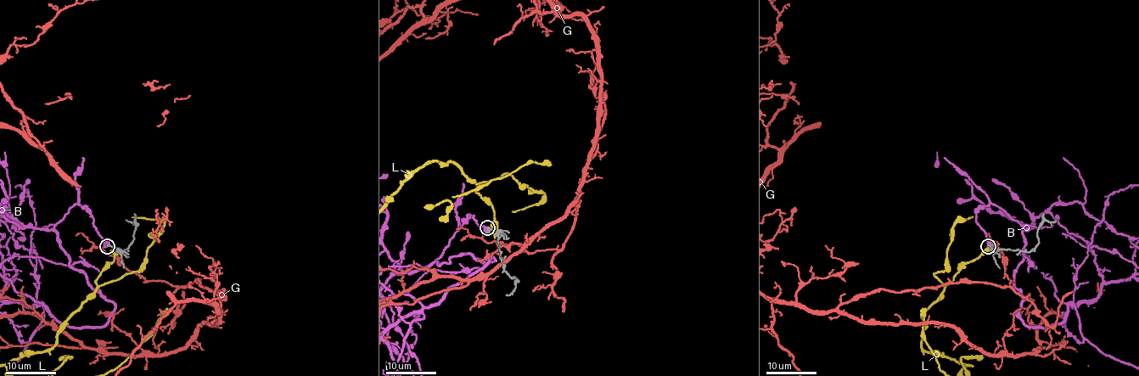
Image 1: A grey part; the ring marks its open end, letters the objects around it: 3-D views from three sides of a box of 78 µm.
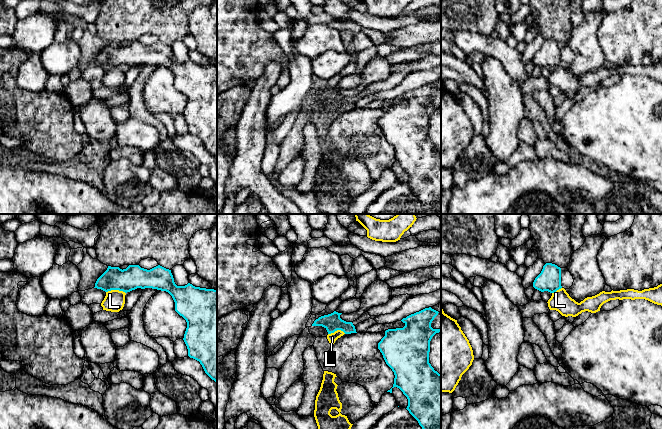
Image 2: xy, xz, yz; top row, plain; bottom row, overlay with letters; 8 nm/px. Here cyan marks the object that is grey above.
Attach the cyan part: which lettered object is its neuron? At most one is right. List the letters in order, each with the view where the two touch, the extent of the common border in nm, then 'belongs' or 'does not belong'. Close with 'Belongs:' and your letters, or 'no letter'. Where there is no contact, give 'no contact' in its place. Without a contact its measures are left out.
B: no contact | does not belong
G: no contact | does not belong
L: xy | 160 nm | does not belong
Belongs: no letter

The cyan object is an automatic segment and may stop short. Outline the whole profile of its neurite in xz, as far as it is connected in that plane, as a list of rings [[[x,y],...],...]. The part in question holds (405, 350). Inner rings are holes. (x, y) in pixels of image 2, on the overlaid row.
[[[429,307],[411,314],[401,320],[405,324],[403,328],[386,330],[378,343],[378,349],[395,375],[392,388],[399,388],[407,397],[406,409],[422,429],[441,429],[441,374],[429,363],[430,341],[436,333],[441,332],[441,329],[431,327],[438,313]]]

